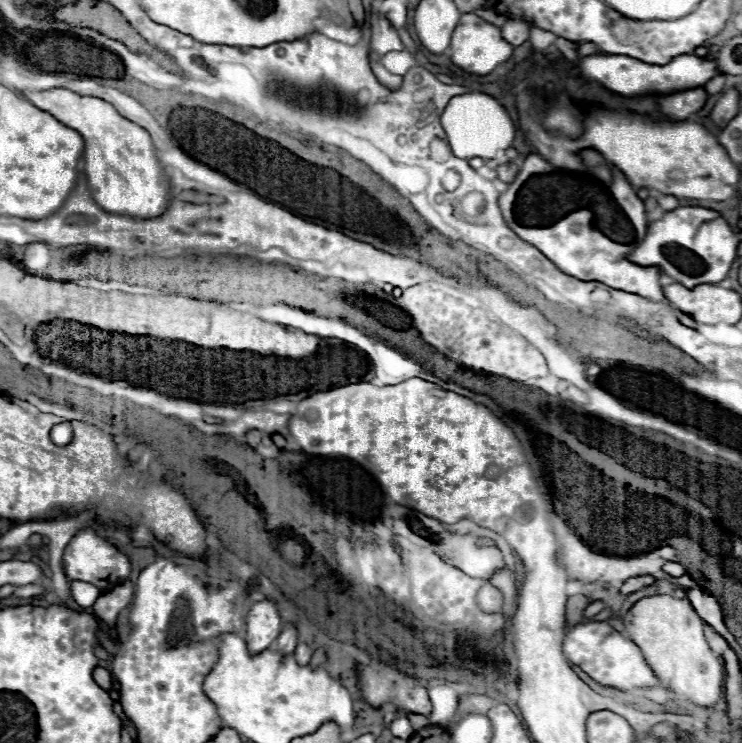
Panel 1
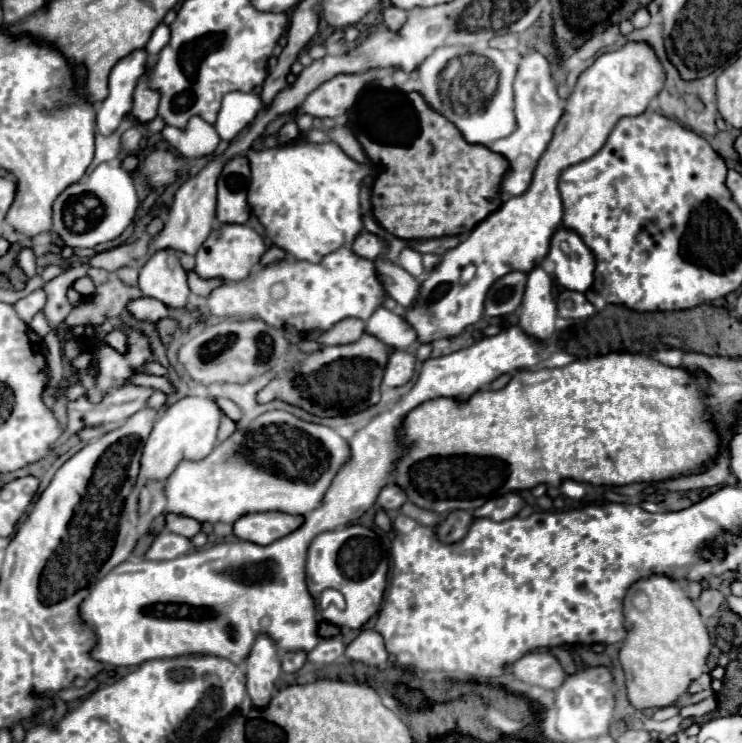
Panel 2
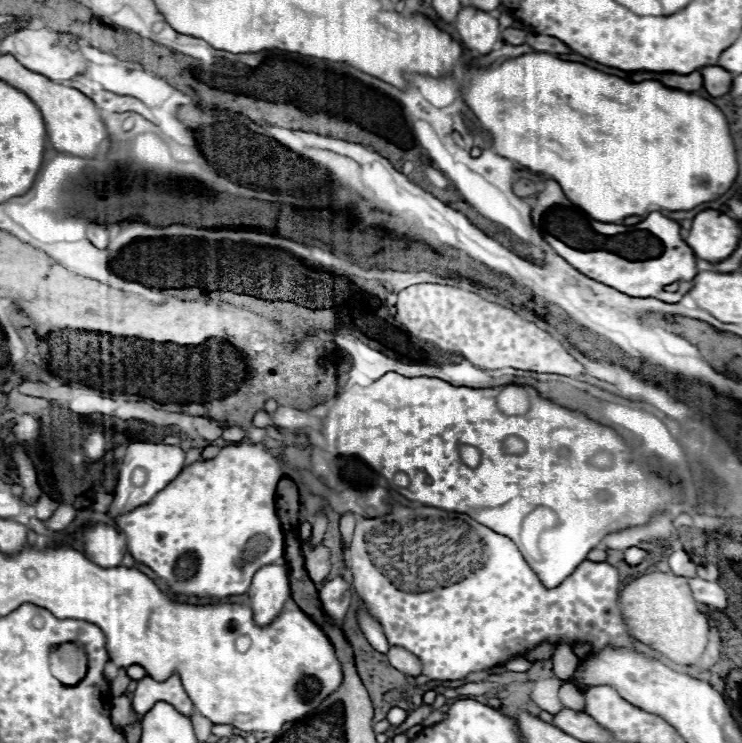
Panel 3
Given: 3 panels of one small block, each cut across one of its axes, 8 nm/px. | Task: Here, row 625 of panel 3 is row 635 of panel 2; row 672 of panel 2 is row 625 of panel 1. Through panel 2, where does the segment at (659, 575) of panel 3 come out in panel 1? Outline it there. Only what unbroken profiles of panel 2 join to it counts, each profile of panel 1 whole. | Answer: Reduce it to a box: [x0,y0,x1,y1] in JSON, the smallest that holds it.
[624,596,724,706]

